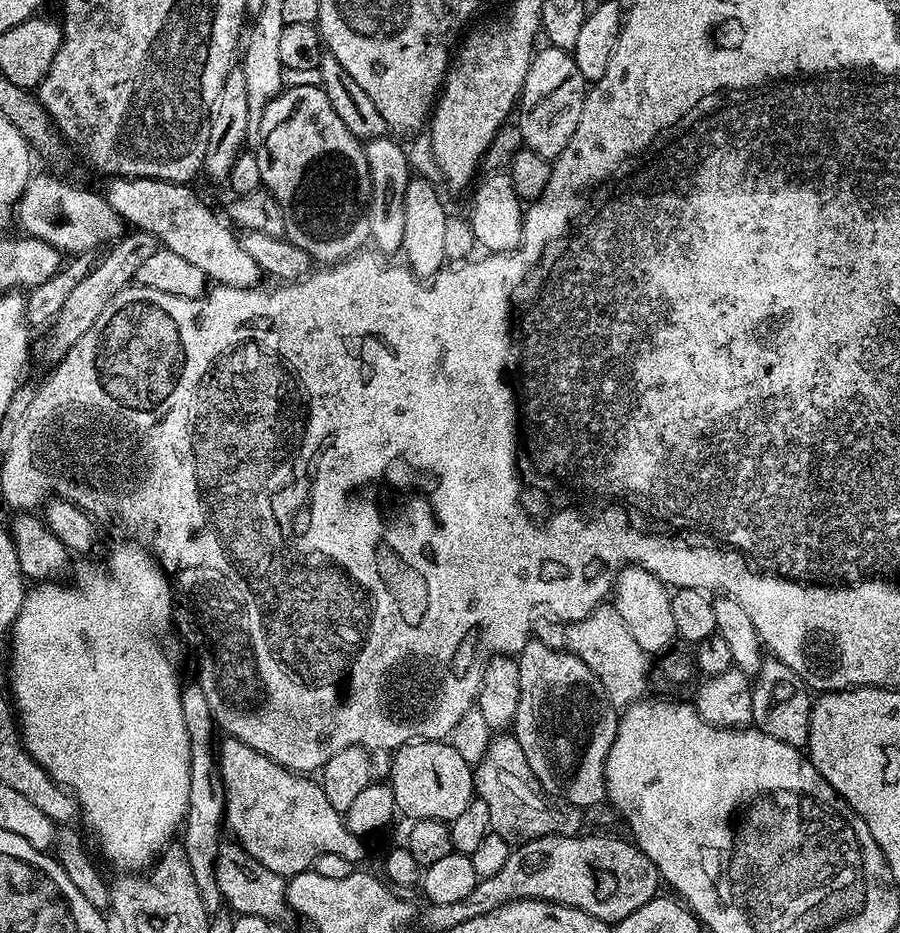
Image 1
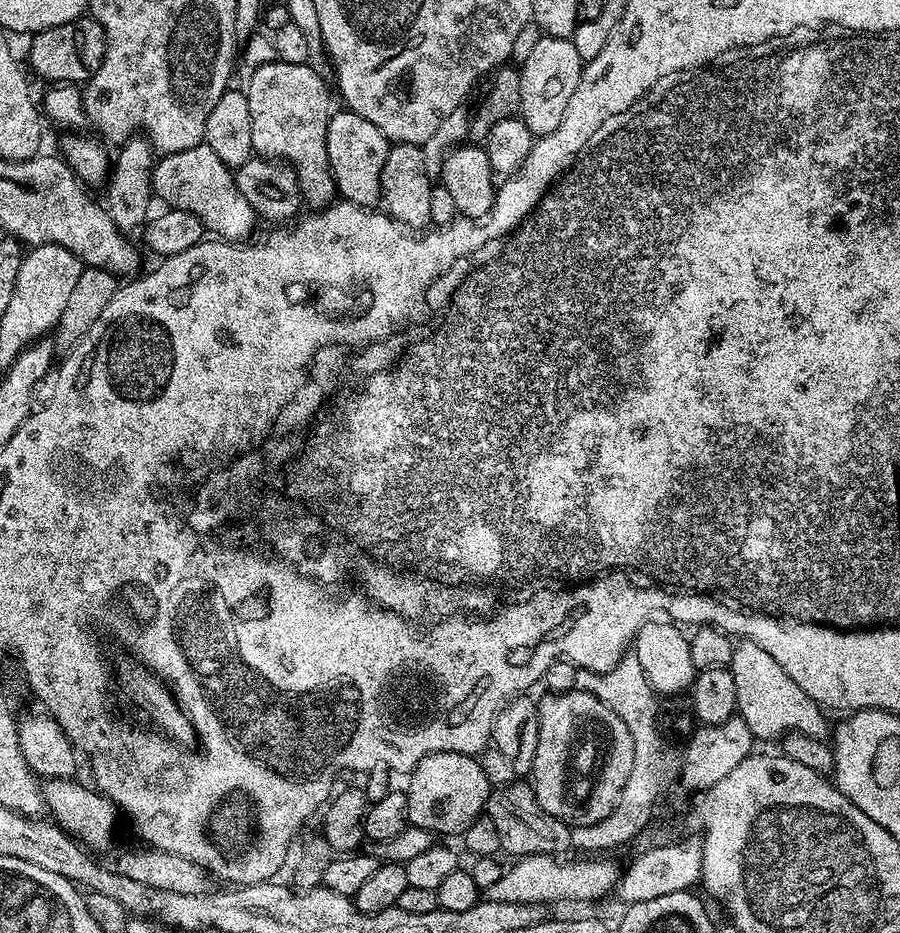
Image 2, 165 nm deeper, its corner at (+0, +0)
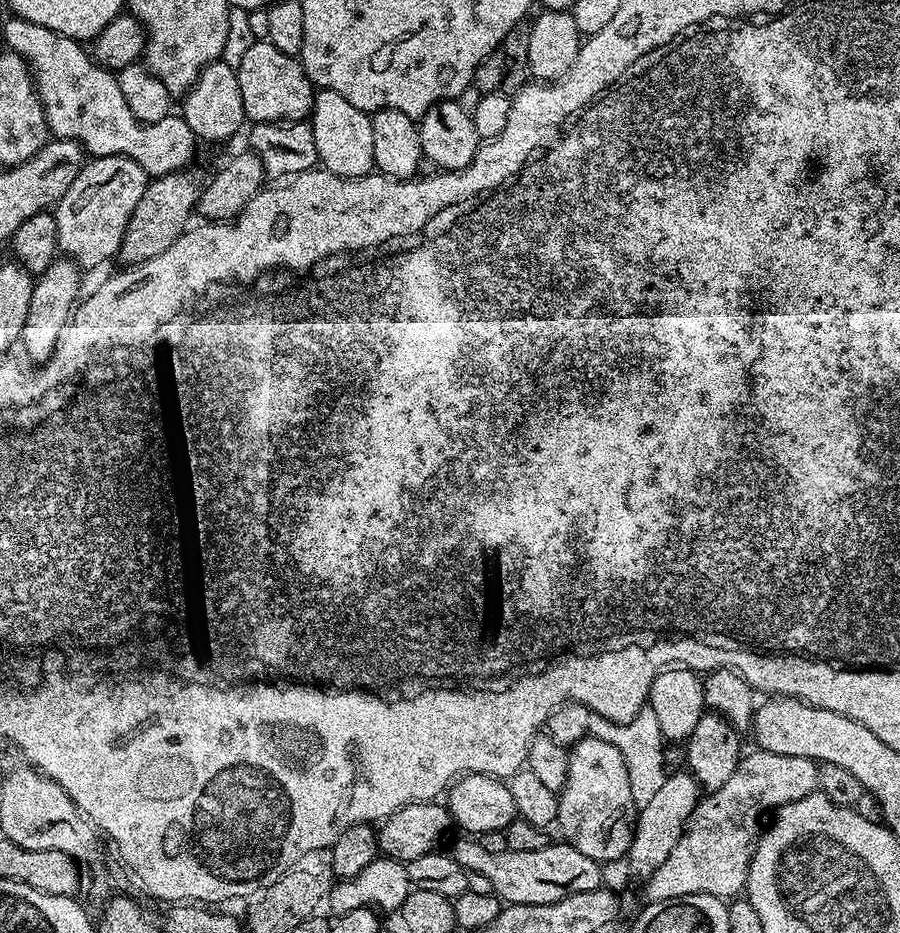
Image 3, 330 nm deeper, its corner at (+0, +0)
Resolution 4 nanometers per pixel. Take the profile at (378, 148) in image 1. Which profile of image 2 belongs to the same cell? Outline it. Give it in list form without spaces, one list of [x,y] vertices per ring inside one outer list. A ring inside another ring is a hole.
[[[347,110],[333,111],[326,130],[326,154],[337,193],[347,203],[359,204],[362,208],[372,208],[381,203],[382,166],[386,166],[389,147],[390,141],[378,126],[374,126],[374,122],[366,122],[366,118]]]

